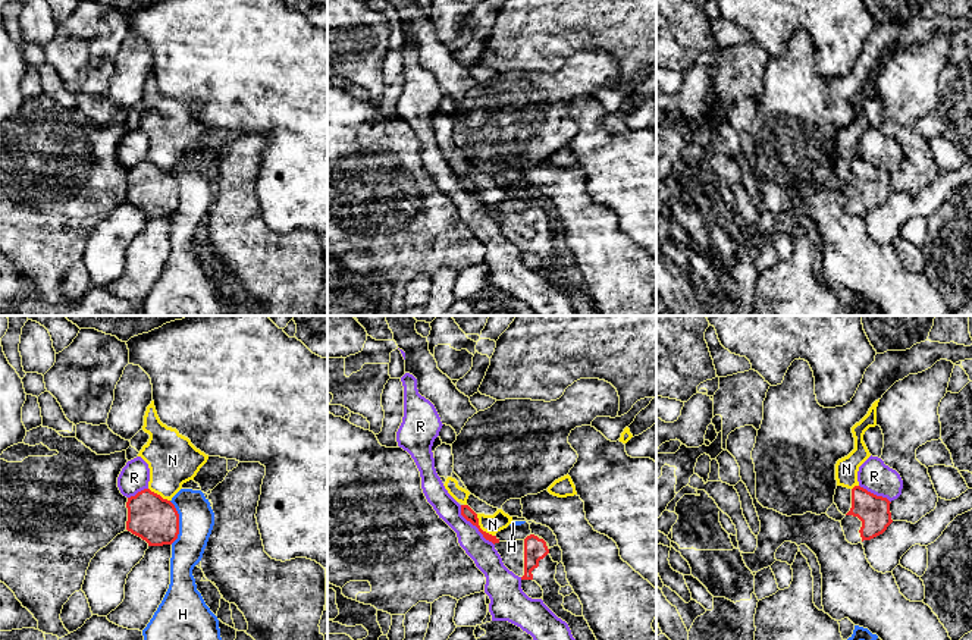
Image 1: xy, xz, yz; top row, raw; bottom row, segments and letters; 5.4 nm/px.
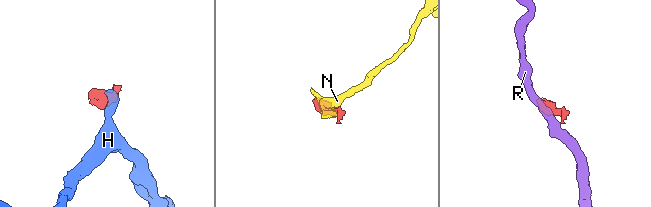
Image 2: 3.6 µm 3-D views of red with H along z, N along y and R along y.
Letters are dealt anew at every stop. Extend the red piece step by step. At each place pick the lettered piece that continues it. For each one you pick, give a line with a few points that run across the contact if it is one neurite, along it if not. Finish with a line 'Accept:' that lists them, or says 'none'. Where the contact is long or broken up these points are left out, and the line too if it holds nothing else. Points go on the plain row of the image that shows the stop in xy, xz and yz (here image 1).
Accept: none

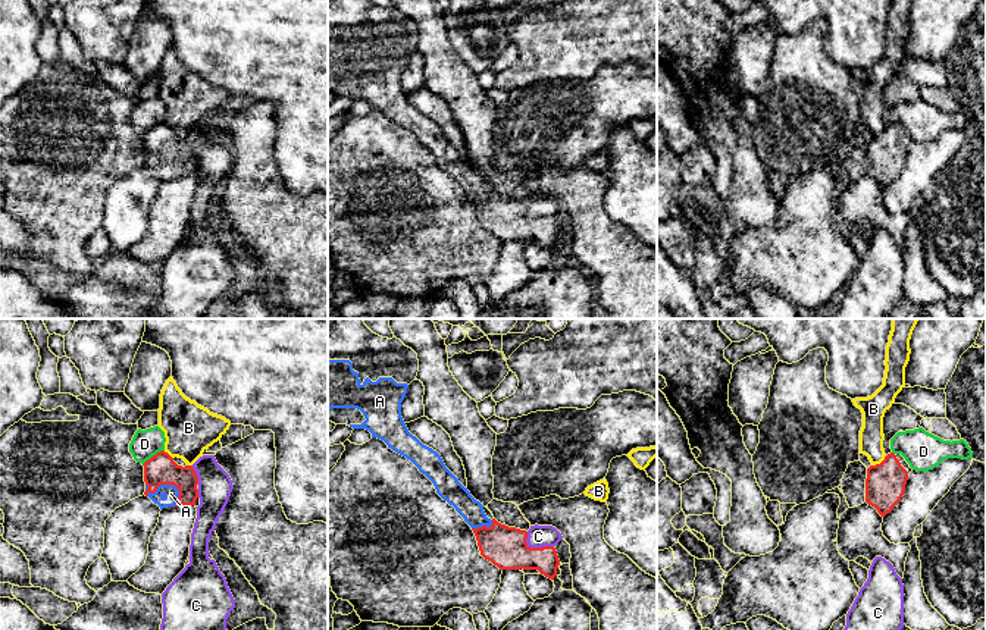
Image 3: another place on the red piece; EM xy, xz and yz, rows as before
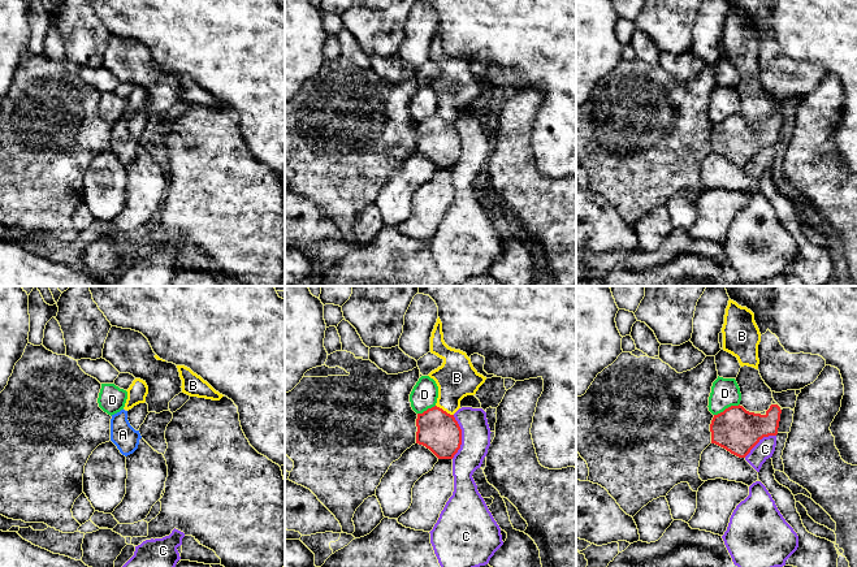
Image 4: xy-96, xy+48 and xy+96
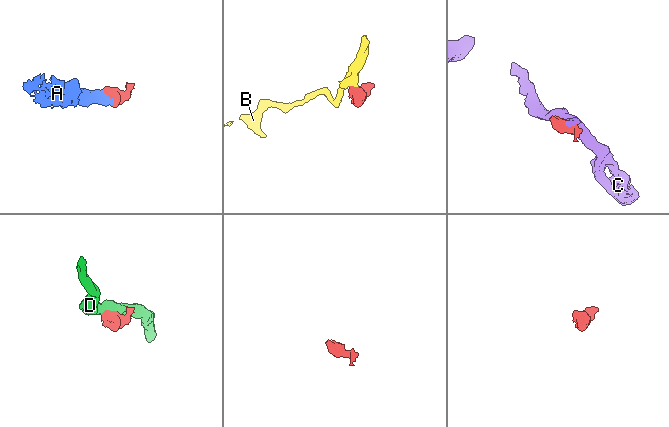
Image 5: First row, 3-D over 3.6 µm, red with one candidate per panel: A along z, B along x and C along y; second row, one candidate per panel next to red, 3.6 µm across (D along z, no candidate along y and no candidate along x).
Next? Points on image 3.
A: xy (160, 140), (168, 154), (171, 165)
Accept: A

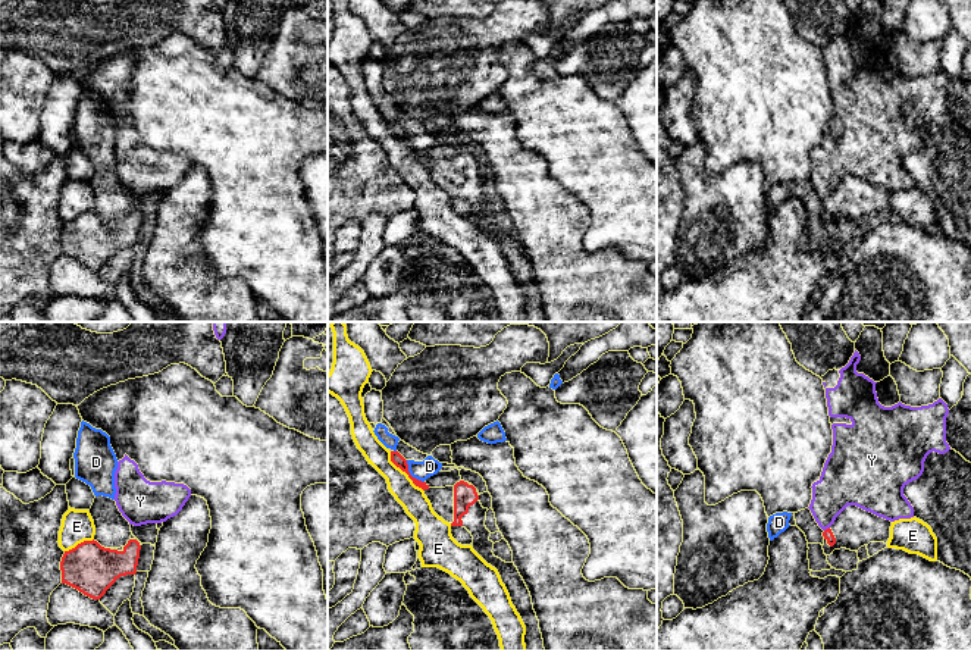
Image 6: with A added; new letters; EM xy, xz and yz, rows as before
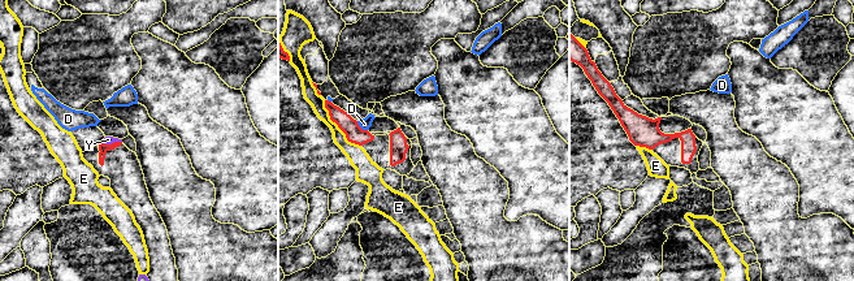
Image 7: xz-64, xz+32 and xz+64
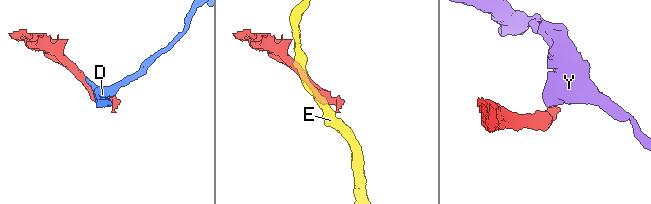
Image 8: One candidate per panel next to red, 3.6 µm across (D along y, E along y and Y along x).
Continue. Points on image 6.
Accept: none

